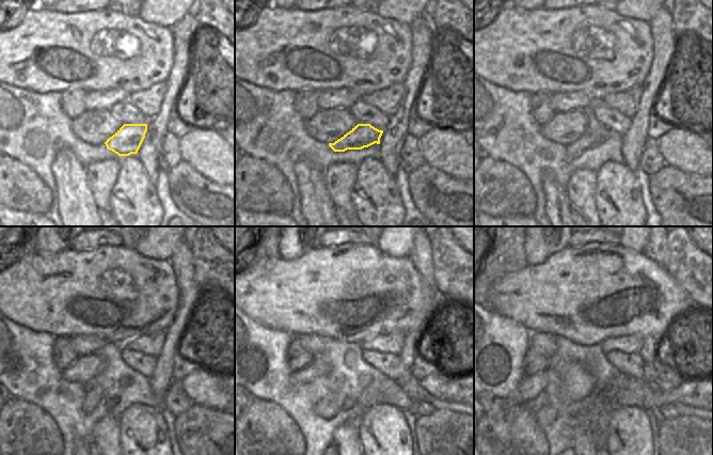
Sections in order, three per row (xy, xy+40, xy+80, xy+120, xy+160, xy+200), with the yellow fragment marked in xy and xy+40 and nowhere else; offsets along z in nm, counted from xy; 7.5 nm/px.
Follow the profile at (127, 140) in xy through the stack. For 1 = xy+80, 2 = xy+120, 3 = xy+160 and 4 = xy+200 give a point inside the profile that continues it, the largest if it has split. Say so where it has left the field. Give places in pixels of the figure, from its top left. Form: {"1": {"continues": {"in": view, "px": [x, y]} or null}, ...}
{"1": {"continues": {"in": "xy+80", "px": [589, 139]}}, "2": {"continues": {"in": "xy+120", "px": [93, 393]}}, "3": {"continues": {"in": "xy+160", "px": [331, 404]}}, "4": {"continues": {"in": "xy+200", "px": [544, 416]}}}

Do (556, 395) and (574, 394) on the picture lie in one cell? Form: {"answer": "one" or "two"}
{"answer": "two"}

